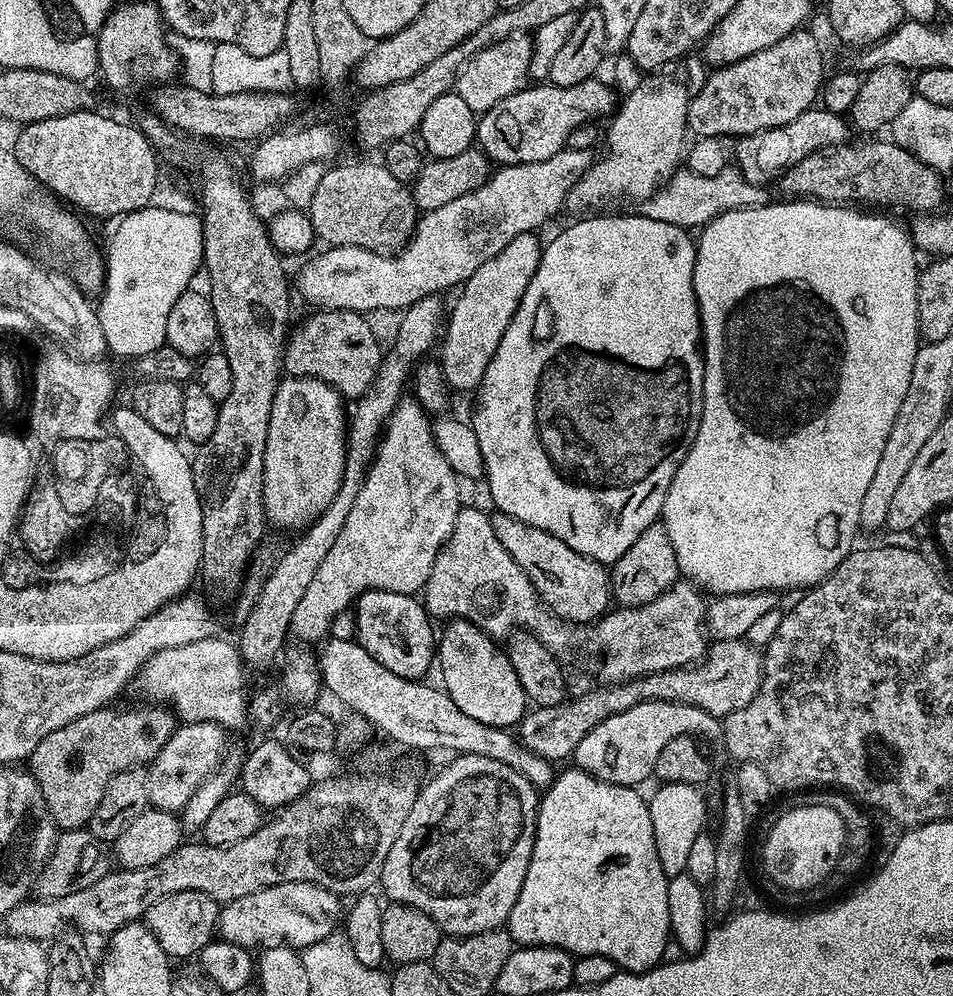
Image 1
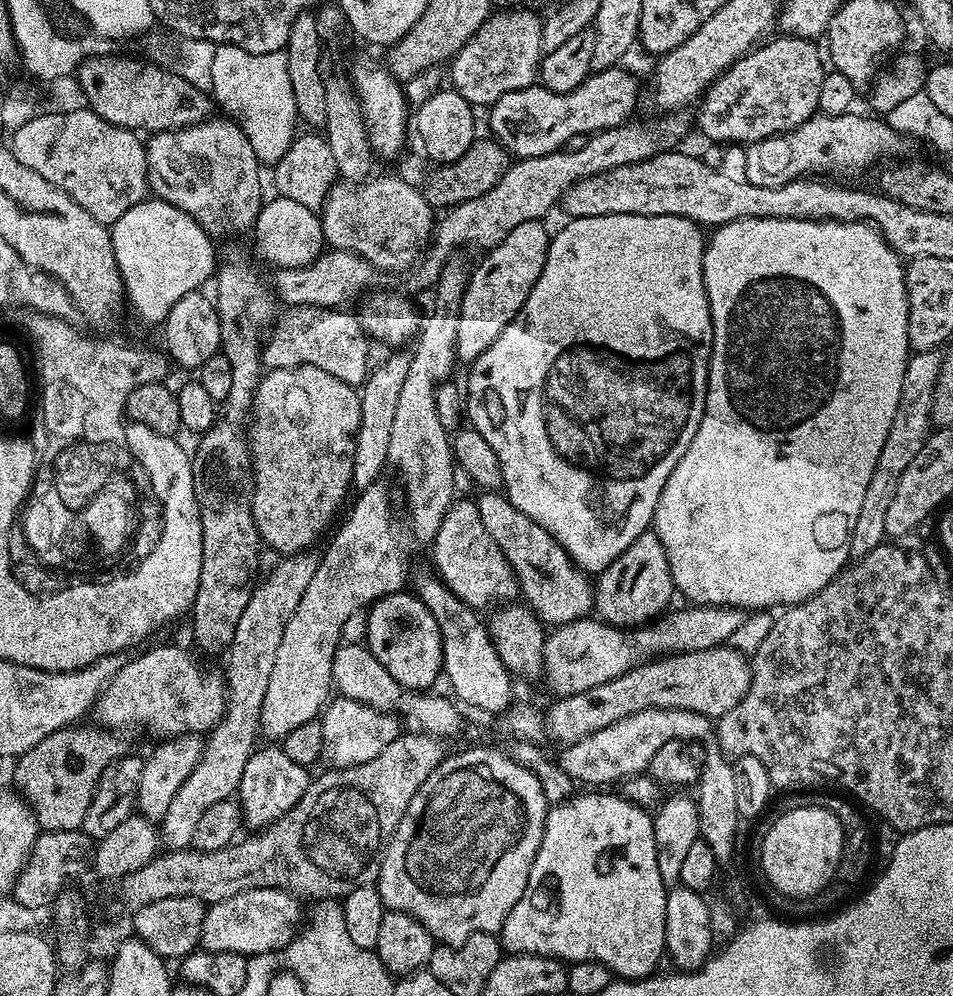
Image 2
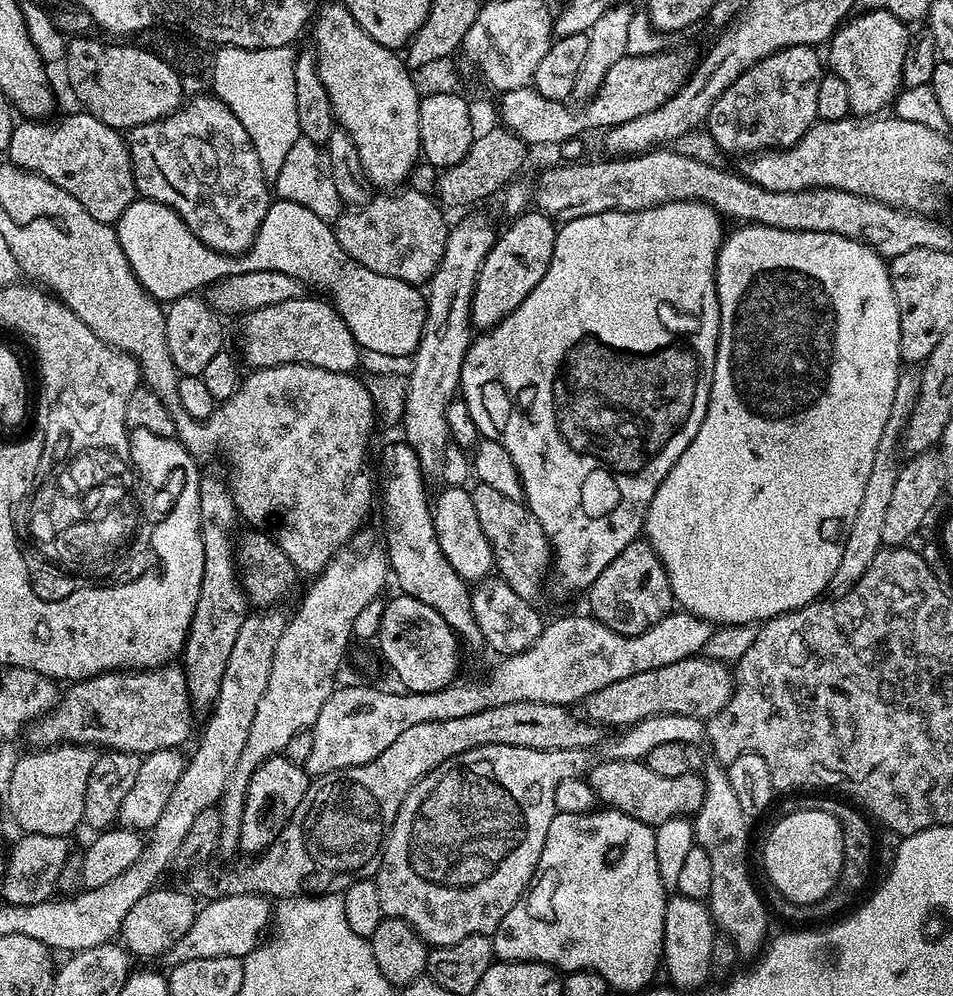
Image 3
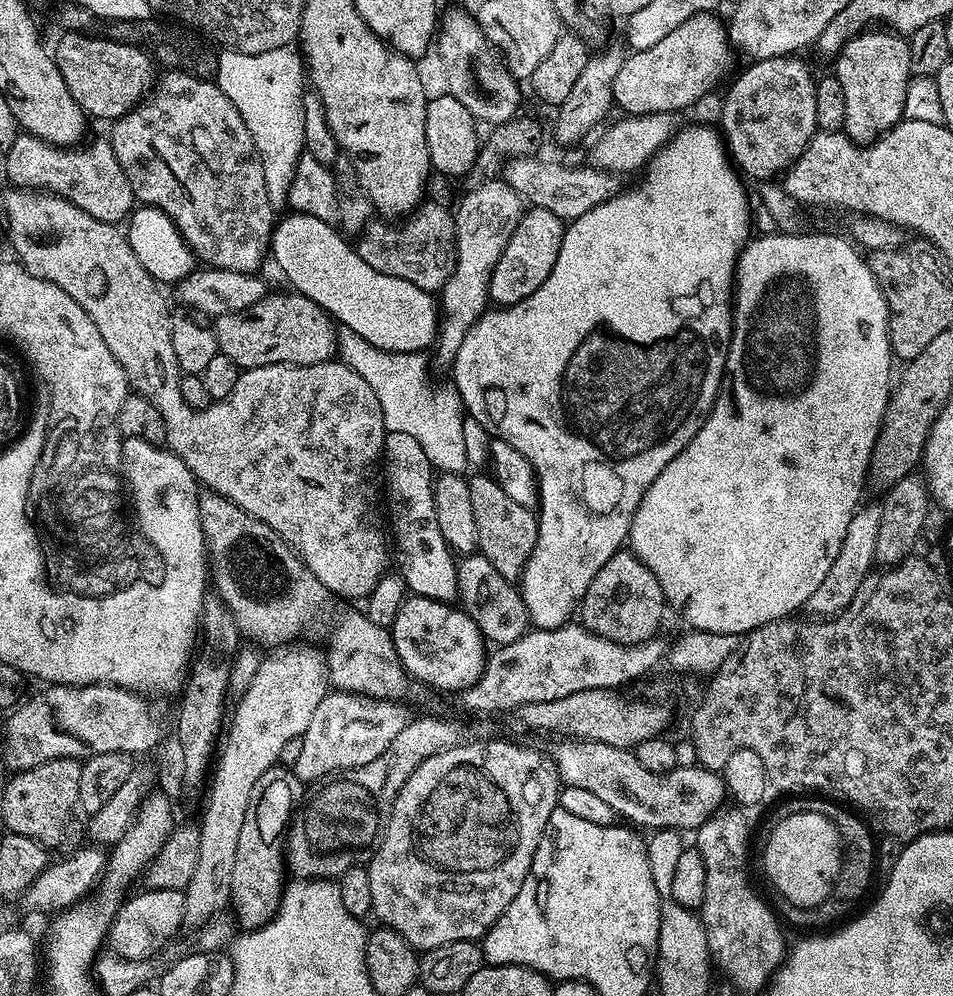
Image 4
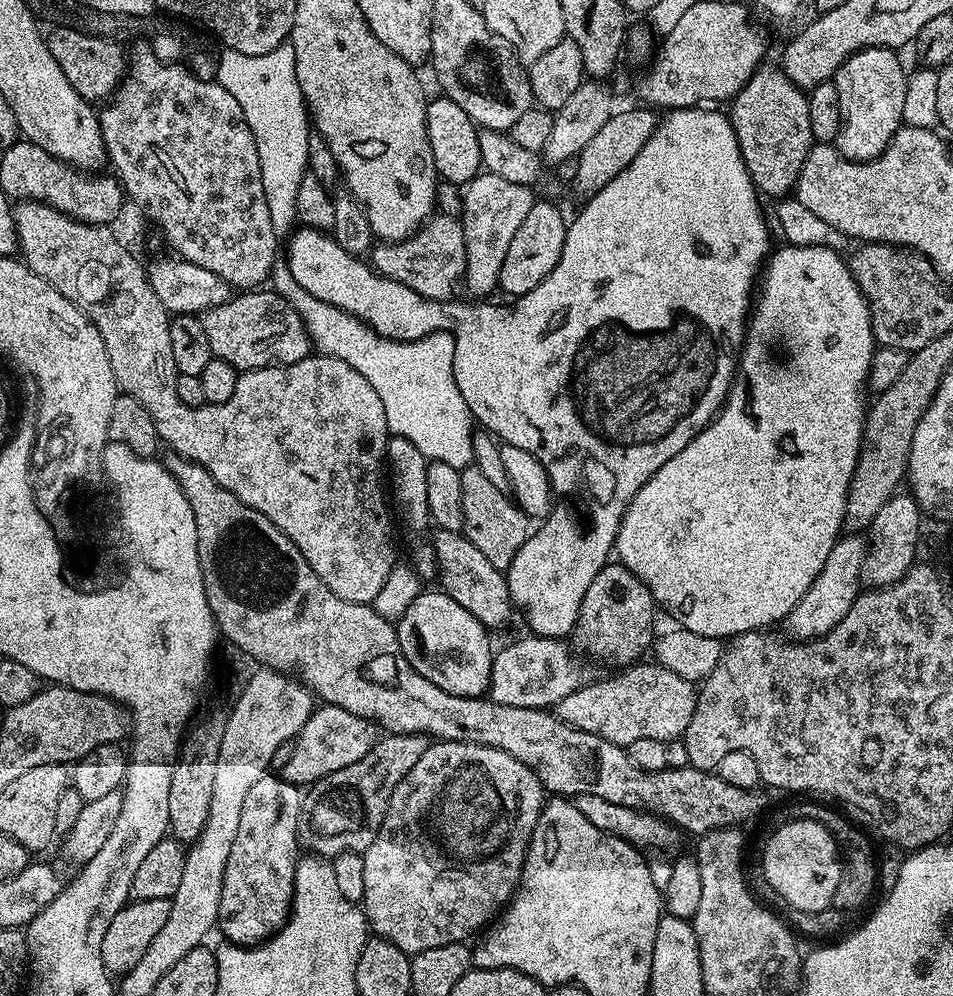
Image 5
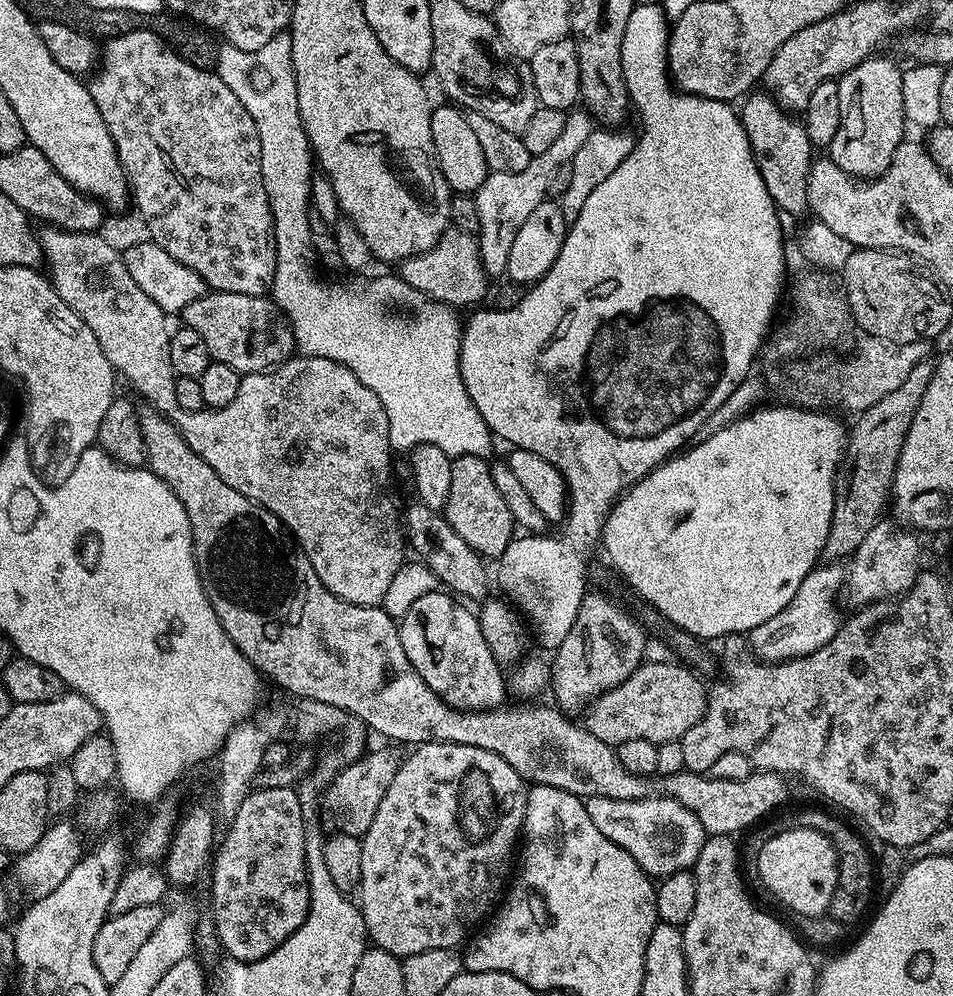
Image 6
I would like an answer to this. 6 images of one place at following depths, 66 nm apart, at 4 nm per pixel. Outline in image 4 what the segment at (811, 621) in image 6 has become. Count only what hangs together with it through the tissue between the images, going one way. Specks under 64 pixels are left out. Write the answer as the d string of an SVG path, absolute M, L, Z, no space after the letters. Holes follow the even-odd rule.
M865 503L857 508L850 518L850 526L846 526L846 538L842 538L842 550L838 550L838 558L834 558L834 566L830 566L830 574L826 574L824 581L810 594L806 608L813 617L831 618L843 612L846 606L858 594L858 586L873 571L876 564L876 546L878 544L878 525L882 522L880 504Z

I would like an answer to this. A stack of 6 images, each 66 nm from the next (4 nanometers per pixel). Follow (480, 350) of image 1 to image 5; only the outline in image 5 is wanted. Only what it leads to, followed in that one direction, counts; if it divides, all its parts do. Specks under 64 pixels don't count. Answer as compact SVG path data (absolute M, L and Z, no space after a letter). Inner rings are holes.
M543 198L537 199L536 204L530 206L530 214L526 214L526 219L522 226L518 226L518 231L510 242L506 262L502 262L499 291L504 291L508 298L530 294L530 290L534 290L534 286L538 286L538 282L542 282L542 278L546 278L546 274L550 274L550 270L558 266L558 258L562 254L567 233L566 216L564 220L559 206Z

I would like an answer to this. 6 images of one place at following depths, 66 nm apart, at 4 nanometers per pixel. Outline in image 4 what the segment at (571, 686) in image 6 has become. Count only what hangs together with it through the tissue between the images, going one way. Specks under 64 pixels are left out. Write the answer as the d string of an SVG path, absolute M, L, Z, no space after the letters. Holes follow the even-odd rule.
M631 550L615 552L594 574L594 582L586 590L578 609L579 623L602 638L619 644L637 644L653 639L664 620L666 601L658 578L637 558Z

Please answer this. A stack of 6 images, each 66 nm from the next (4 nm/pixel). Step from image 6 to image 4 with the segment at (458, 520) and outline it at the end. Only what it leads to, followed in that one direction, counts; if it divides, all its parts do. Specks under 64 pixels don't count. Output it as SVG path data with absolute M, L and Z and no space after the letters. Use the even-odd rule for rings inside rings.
M476 474L468 480L470 502L474 505L474 526L478 528L479 555L486 557L490 566L502 574L502 578L513 582L519 581L524 573L526 562L534 550L536 541L537 513L520 506L506 494L502 486L491 475Z

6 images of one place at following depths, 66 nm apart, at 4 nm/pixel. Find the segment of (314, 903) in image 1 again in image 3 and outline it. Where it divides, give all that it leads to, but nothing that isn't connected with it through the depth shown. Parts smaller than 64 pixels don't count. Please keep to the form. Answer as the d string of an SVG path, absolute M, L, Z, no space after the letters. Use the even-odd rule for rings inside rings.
M256 893L250 895L219 896L207 901L197 911L194 923L170 950L162 957L165 969L191 962L193 958L245 957L259 943L262 930L269 927L272 920L272 906L269 899Z

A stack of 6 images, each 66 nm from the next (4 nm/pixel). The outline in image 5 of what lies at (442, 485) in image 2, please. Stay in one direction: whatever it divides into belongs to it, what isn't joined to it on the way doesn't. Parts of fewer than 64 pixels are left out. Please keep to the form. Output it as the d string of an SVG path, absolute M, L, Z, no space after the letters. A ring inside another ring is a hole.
M481 171L480 175L463 185L464 245L466 246L466 266L462 277L463 287L468 287L469 297L488 298L497 291L502 262L506 262L506 253L518 226L530 214L530 206L534 206L537 197L532 196L533 189L527 184L506 182L506 178L498 178L498 174Z

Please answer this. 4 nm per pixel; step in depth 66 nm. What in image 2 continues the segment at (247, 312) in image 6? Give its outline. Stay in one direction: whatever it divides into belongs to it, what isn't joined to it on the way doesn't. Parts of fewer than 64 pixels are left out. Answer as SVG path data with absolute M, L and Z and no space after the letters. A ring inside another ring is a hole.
M288 306L277 315L265 341L265 369L297 368L303 364L318 366L318 370L326 370L326 374L334 374L334 378L342 378L342 382L353 386L363 385L369 374L368 344L370 337L360 324L359 315L352 316L348 310L340 308L315 308L314 306Z

